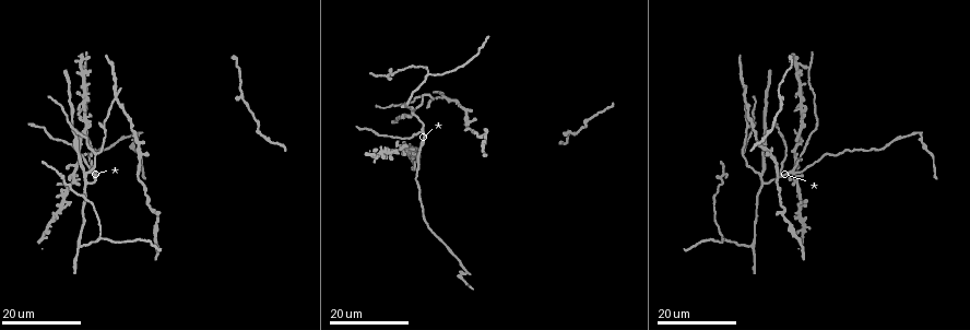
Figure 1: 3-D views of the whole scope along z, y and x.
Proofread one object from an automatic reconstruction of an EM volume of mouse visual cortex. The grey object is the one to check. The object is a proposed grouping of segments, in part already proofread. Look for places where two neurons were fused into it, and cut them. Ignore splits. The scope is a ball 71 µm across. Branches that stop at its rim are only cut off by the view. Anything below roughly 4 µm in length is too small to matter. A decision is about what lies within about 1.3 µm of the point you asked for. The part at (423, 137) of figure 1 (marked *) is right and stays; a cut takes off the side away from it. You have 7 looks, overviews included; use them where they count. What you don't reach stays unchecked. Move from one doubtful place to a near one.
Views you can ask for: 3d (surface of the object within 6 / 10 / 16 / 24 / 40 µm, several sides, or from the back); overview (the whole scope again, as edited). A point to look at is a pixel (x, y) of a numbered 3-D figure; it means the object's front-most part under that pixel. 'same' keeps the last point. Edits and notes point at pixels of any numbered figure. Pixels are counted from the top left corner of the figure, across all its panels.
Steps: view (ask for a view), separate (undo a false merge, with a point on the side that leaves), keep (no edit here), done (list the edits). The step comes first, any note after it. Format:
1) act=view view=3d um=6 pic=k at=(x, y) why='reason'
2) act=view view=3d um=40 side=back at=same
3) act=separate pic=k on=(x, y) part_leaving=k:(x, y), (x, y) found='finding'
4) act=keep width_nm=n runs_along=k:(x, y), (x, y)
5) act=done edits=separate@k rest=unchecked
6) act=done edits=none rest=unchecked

act=view view=3d um=24 pic=1 at=(422, 131) why='small branch off a trunk'

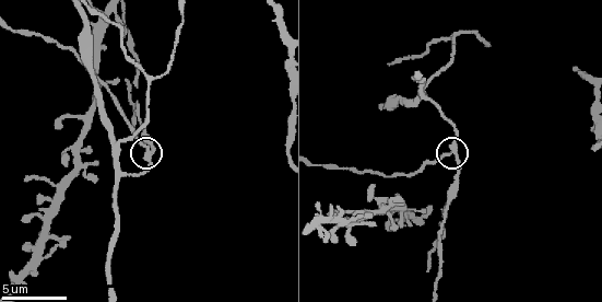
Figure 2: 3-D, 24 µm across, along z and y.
act=view view=3d um=10 pic=2 at=(147, 153)

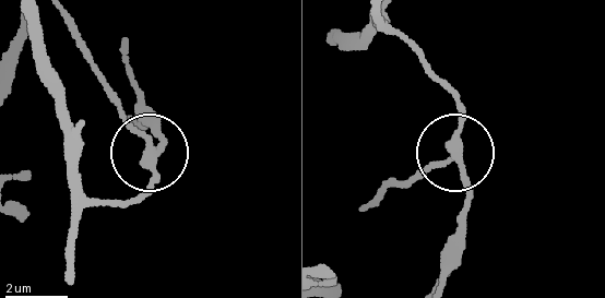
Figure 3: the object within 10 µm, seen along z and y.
act=keep width_nm=250 runs_along=3:(465, 201), (471, 188), (458, 151), (411, 177) found='one neuron here'

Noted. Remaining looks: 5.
act=view view=3d um=10 pic=2 at=(115, 148) why='arms part here'

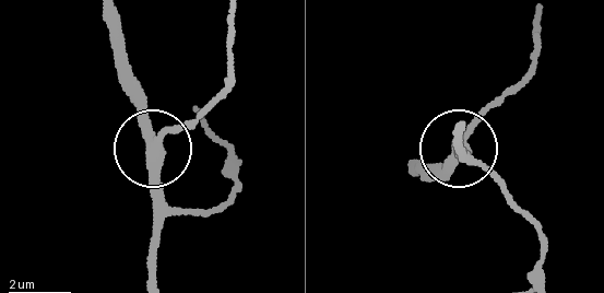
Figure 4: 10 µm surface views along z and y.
act=view view=3d um=6 pic=4 at=(149, 143) why='closer look'

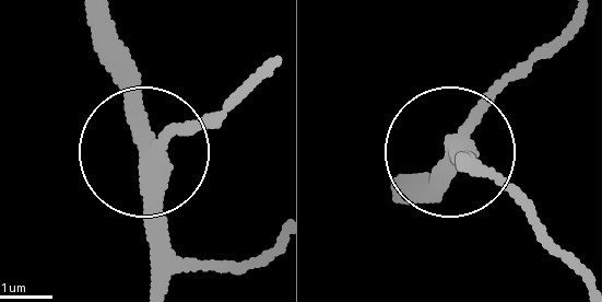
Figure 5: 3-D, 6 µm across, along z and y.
act=keep width_nm=330 runs_along=5:(268, 251), (228, 268), (176, 255), (163, 176), (115, 50) found='continuous, no second neuron'

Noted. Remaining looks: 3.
act=view view=3d um=24 pic=1 at=(427, 73) why='small branch off a trunk'

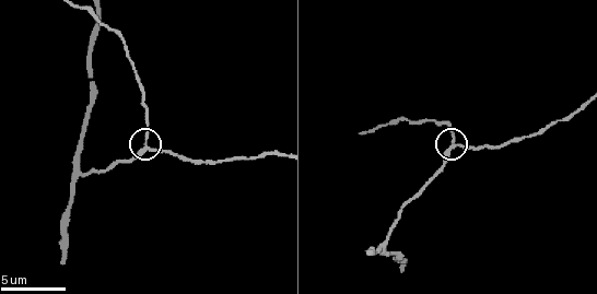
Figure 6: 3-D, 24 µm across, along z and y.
act=view view=3d um=10 pic=6 at=(454, 145)

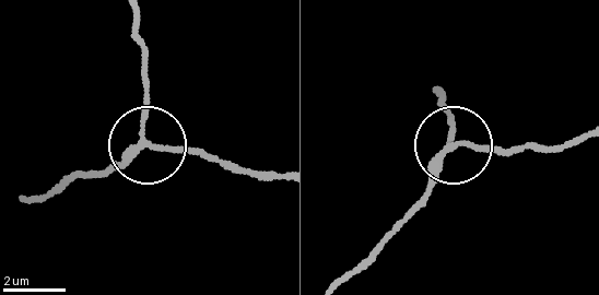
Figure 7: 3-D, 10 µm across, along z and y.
act=keep runs_along=7:(31, 198), (156, 143), (224, 158) found='all the same neuron'

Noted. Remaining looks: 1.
act=done edits=none rest=unchecked

